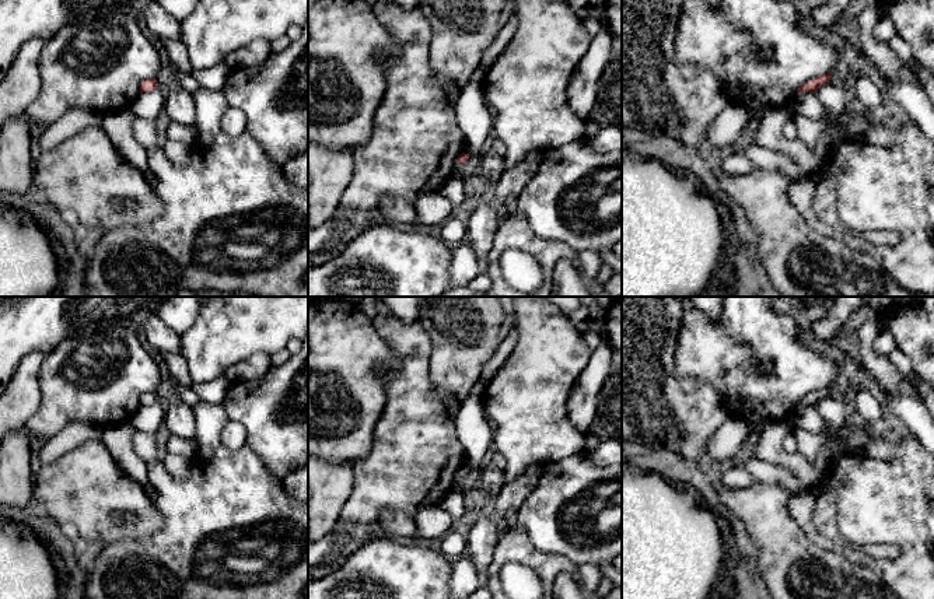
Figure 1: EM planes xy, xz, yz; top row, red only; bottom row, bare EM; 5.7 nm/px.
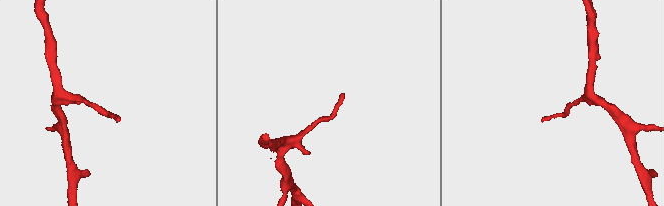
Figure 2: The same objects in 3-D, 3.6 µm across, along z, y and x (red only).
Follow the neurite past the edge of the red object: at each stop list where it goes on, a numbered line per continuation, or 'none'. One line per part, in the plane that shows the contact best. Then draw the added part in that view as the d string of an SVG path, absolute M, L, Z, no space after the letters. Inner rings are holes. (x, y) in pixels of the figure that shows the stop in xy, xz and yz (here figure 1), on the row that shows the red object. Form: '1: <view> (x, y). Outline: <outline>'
none

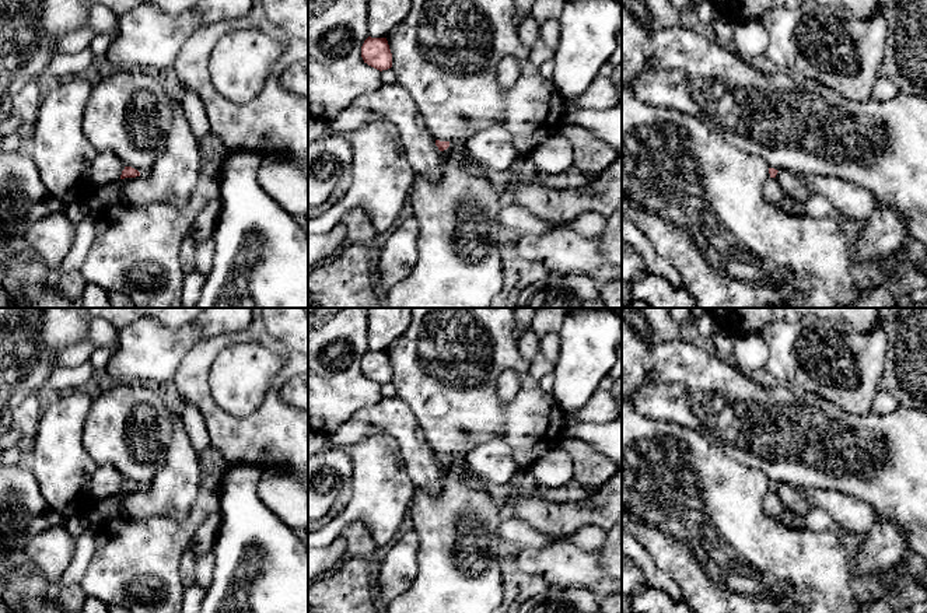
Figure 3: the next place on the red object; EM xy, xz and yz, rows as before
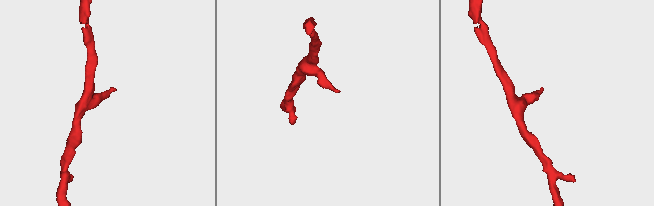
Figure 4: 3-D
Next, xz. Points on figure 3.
none

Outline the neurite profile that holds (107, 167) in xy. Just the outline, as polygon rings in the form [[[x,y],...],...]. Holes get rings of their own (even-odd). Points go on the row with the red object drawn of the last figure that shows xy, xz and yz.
[[[98,153],[90,167],[90,178],[94,186],[111,185],[120,179],[125,164],[120,158],[111,153]]]

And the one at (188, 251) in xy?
[[[188,235],[181,246],[179,262],[185,276],[188,276],[196,269],[196,246],[197,242],[195,241],[193,235]]]

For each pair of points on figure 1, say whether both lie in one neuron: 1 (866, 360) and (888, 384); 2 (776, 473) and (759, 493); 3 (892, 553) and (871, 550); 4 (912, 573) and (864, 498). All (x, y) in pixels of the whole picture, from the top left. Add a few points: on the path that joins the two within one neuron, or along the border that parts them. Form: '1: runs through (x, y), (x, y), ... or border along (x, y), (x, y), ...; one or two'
1: runs through (871, 365), (884, 378); one
2: border along (755, 480), (776, 483), (790, 493); two
3: runs through (887, 552), (877, 552); one
4: runs through (912, 554), (910, 545), (882, 517); one

